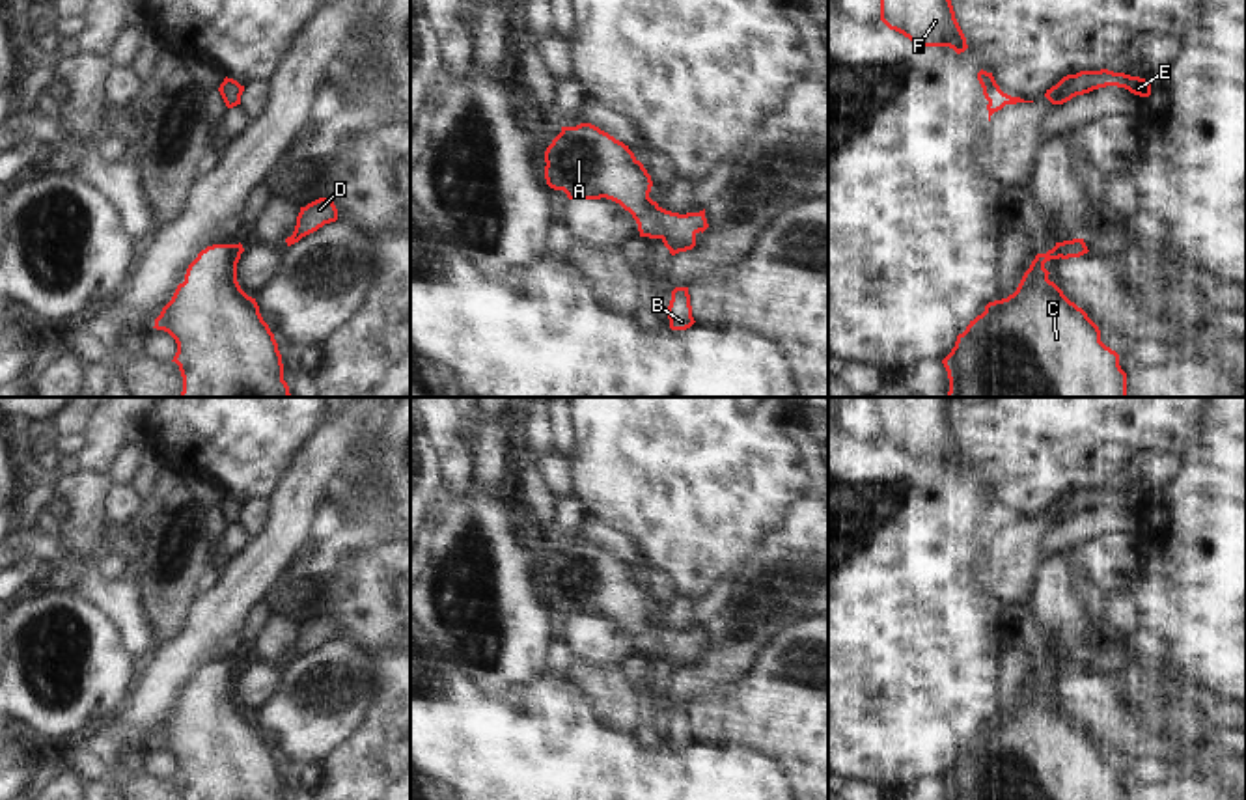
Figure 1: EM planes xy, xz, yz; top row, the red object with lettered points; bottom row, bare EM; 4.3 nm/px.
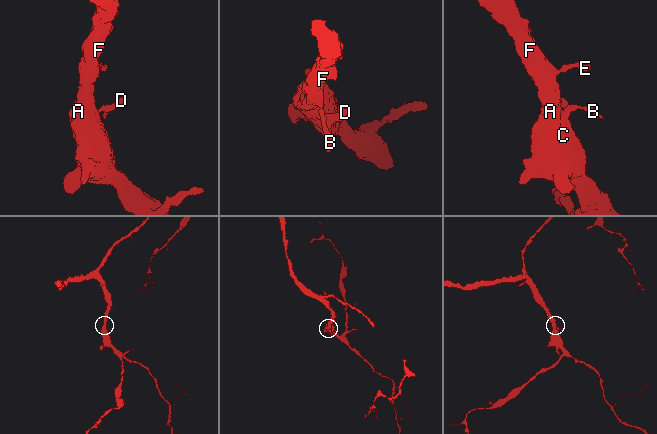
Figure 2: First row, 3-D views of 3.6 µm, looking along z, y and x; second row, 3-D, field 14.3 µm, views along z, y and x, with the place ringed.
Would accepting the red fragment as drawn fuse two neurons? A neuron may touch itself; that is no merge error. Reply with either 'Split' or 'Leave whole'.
Leave whole

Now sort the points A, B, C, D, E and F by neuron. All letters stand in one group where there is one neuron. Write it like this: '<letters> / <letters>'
A B C D E F

